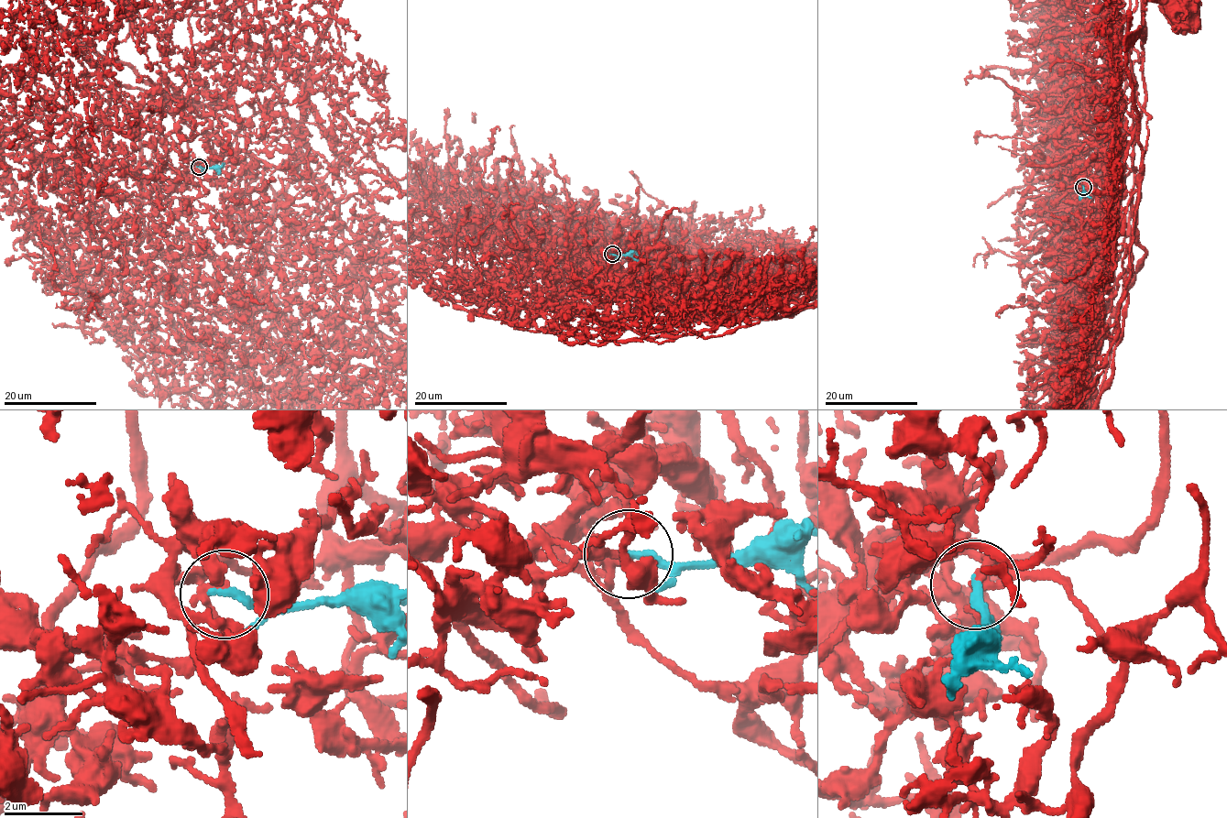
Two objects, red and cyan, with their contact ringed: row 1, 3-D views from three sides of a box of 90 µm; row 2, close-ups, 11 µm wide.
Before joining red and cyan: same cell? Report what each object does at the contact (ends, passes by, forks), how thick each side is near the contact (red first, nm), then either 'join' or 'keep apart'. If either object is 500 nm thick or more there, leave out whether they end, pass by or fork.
red passes by | cyan ends | 180/190 nm | join

